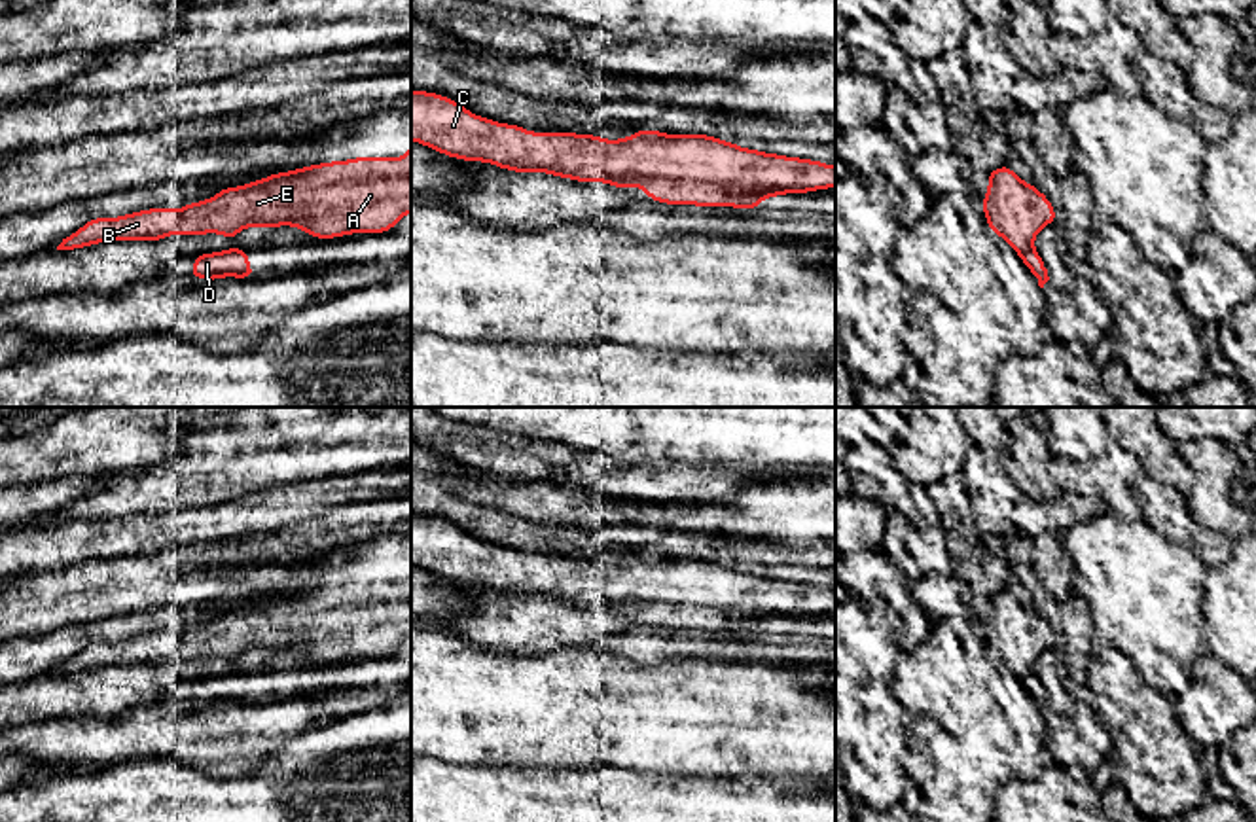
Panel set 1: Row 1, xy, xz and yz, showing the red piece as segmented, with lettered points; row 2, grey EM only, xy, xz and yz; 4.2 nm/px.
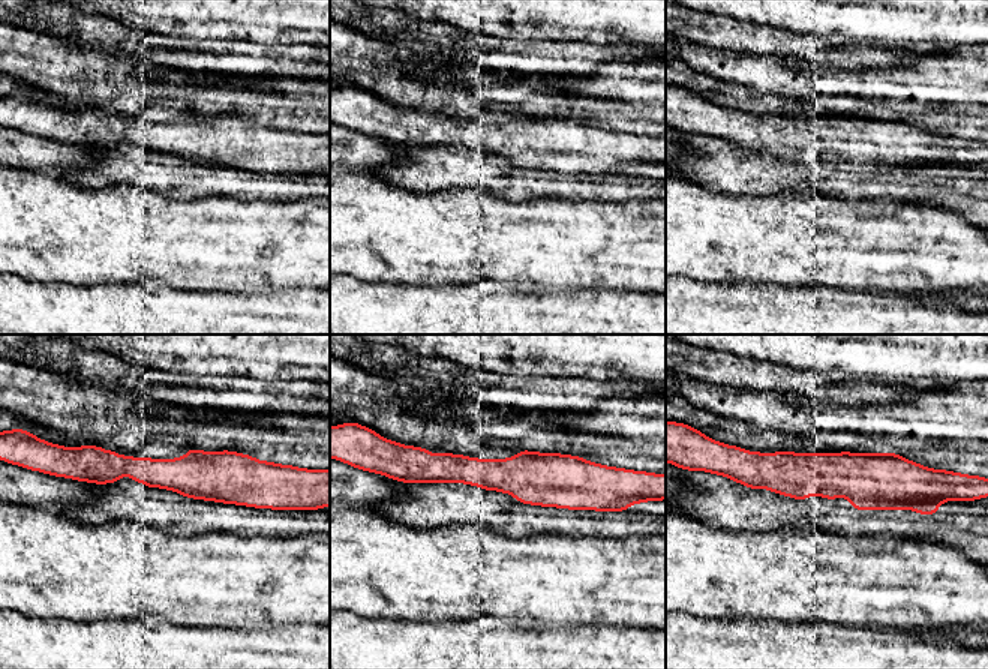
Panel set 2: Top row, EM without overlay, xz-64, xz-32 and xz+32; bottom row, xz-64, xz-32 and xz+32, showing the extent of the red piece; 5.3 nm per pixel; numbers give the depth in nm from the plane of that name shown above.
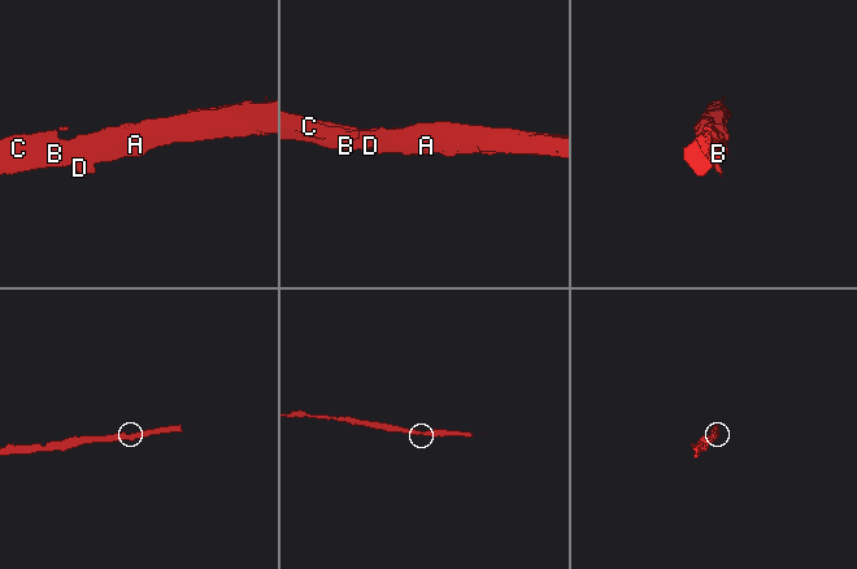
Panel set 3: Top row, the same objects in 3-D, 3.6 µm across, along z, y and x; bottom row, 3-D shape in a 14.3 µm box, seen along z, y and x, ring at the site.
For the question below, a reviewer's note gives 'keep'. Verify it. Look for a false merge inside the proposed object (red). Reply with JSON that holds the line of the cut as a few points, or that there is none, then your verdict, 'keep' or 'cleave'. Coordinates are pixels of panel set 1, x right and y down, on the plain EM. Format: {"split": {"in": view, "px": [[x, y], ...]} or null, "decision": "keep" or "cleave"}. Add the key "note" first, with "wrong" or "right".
{"note": "right", "split": null, "decision": "keep"}

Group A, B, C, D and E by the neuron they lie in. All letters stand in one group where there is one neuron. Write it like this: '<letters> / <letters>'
A B C D E

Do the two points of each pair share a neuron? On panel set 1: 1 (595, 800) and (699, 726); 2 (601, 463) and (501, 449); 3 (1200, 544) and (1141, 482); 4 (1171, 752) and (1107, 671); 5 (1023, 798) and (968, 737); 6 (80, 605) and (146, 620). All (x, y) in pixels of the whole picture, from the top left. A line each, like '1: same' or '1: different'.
1: different
2: same
3: same
4: same
5: different
6: different

